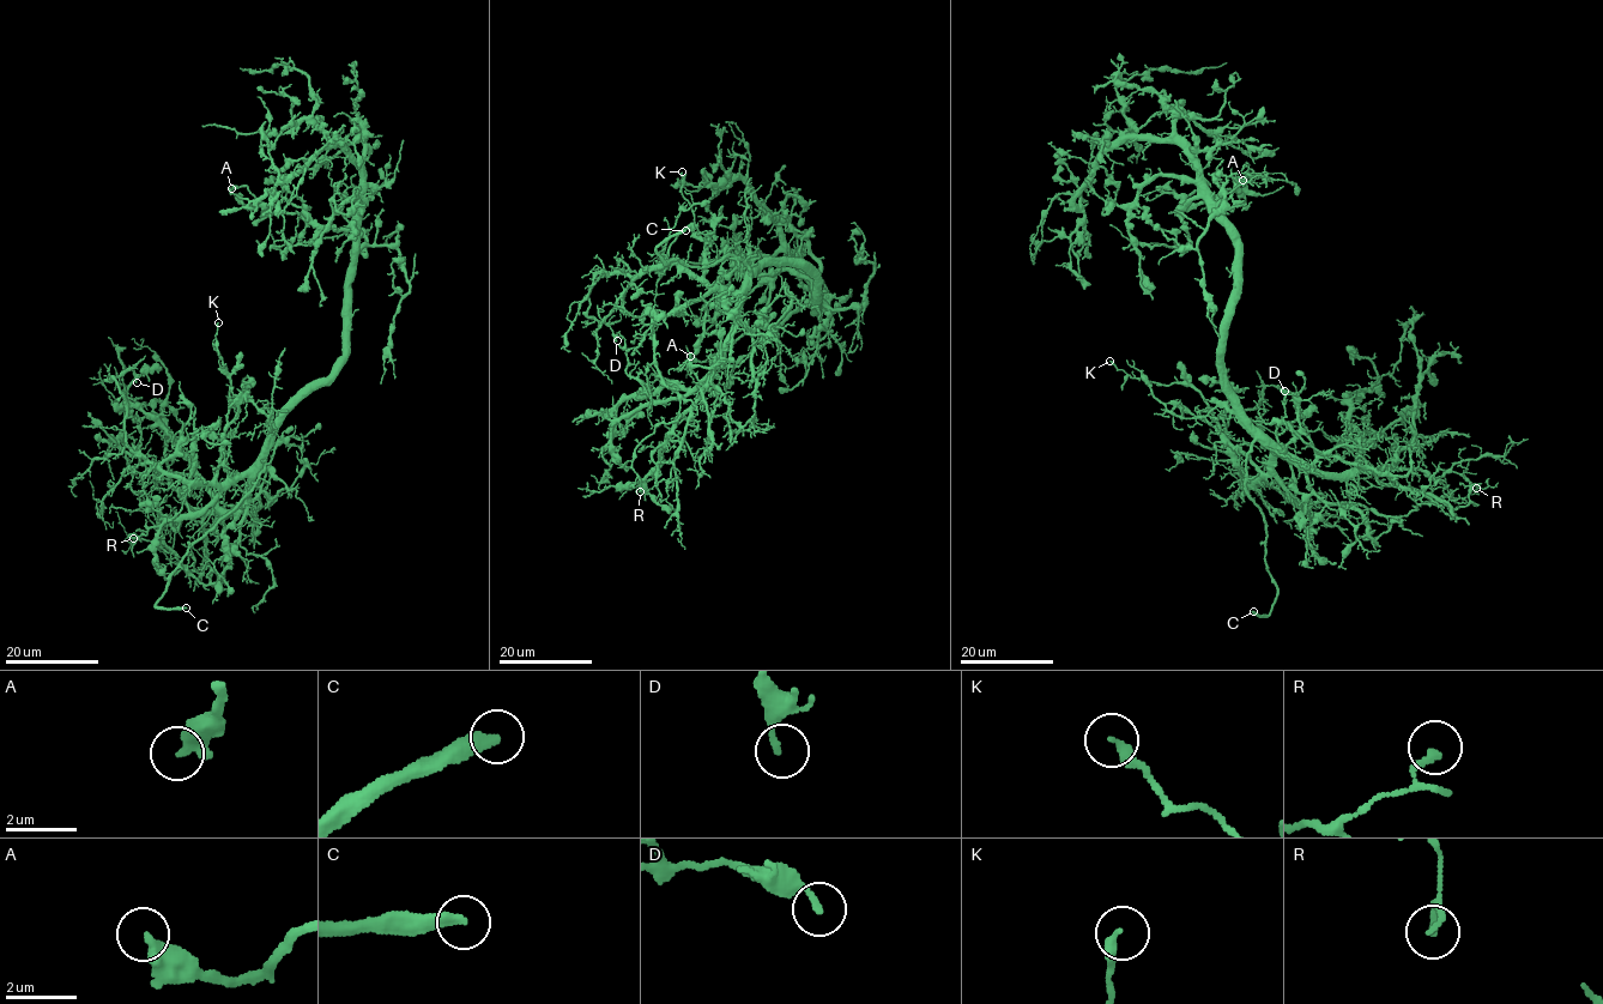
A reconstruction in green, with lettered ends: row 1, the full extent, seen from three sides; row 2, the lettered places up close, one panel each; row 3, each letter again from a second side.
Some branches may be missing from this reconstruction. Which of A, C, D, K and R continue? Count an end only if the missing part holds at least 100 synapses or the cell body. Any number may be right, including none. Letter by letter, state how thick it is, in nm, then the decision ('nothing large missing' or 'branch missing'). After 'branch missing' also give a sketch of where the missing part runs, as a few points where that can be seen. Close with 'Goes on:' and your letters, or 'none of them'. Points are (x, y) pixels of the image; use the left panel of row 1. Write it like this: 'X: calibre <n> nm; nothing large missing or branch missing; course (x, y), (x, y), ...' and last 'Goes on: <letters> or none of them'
A: calibre 480 nm; nothing large missing
C: calibre 360 nm; branch missing; course (186, 608), (193, 603), (200, 585), (215, 508), (230, 460), (241, 452), (239, 448)
D: calibre 150 nm; nothing large missing
K: calibre 280 nm; nothing large missing
R: calibre 190 nm; nothing large missing
Goes on: C

